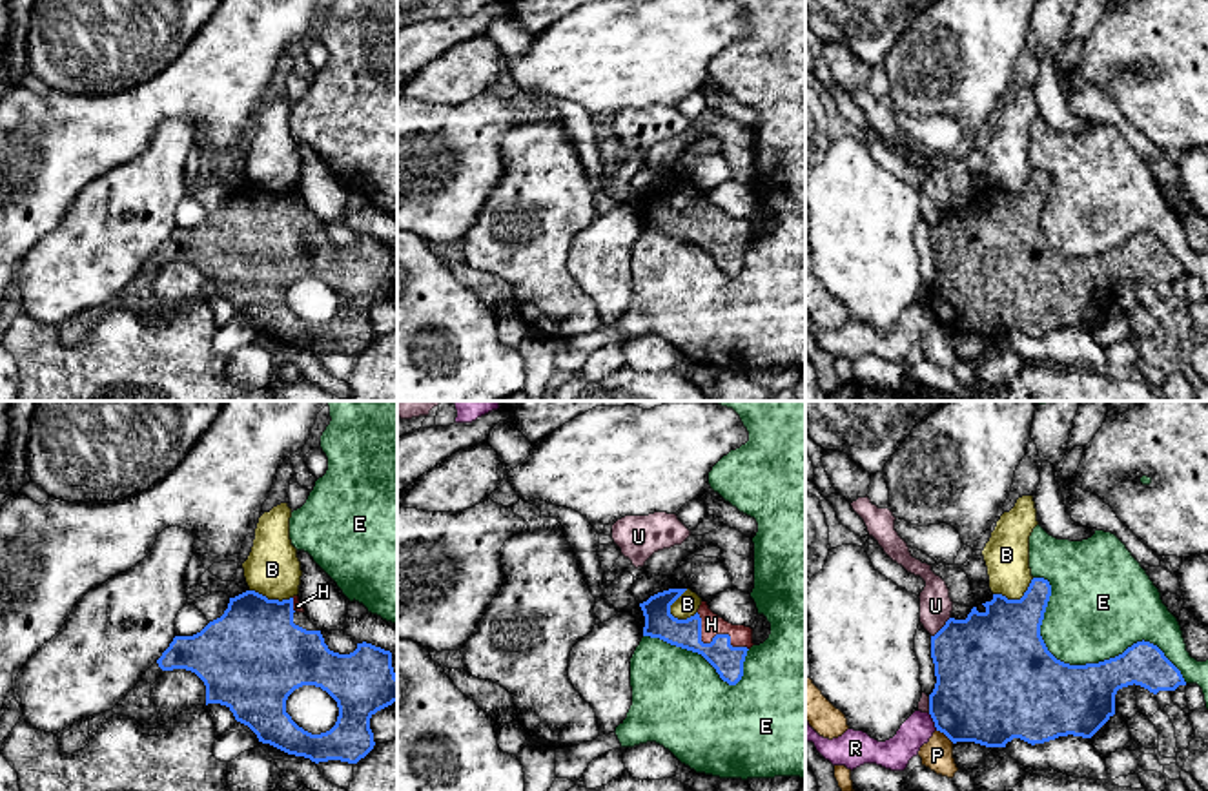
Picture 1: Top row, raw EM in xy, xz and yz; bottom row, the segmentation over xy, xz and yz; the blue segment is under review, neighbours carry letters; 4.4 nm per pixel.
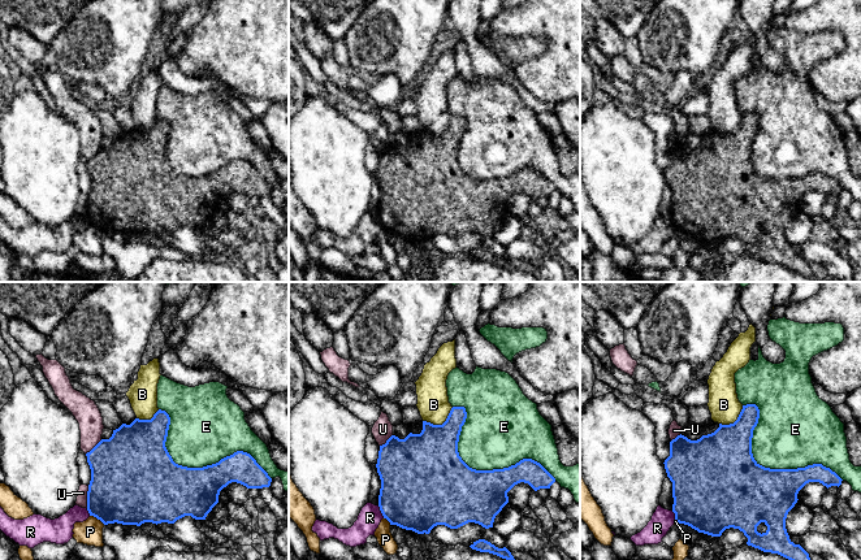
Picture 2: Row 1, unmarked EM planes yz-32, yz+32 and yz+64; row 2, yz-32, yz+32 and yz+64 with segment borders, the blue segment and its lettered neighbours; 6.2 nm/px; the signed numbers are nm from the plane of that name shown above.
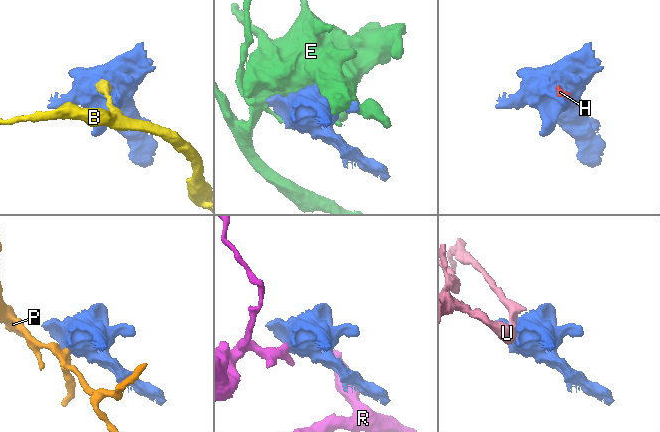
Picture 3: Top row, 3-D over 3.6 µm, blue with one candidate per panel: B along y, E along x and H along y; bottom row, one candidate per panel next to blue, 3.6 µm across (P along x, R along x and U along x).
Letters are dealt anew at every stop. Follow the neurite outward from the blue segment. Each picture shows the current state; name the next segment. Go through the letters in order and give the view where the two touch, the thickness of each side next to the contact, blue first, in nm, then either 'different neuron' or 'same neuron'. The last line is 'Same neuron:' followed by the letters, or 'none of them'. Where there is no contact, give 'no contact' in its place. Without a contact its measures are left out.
B: contact in xz; calibres 130 and 100 nm; different neuron
E: contact in yz; calibres 400 and 420 nm; different neuron
H: contact in xz; calibres 140 and 100 nm; same neuron
P: contact in yz; calibres 440 and 140 nm; different neuron
R: contact in yz; calibres 420 and 140 nm; different neuron
U: contact in yz; calibres 440 and 140 nm; different neuron
Same neuron: H

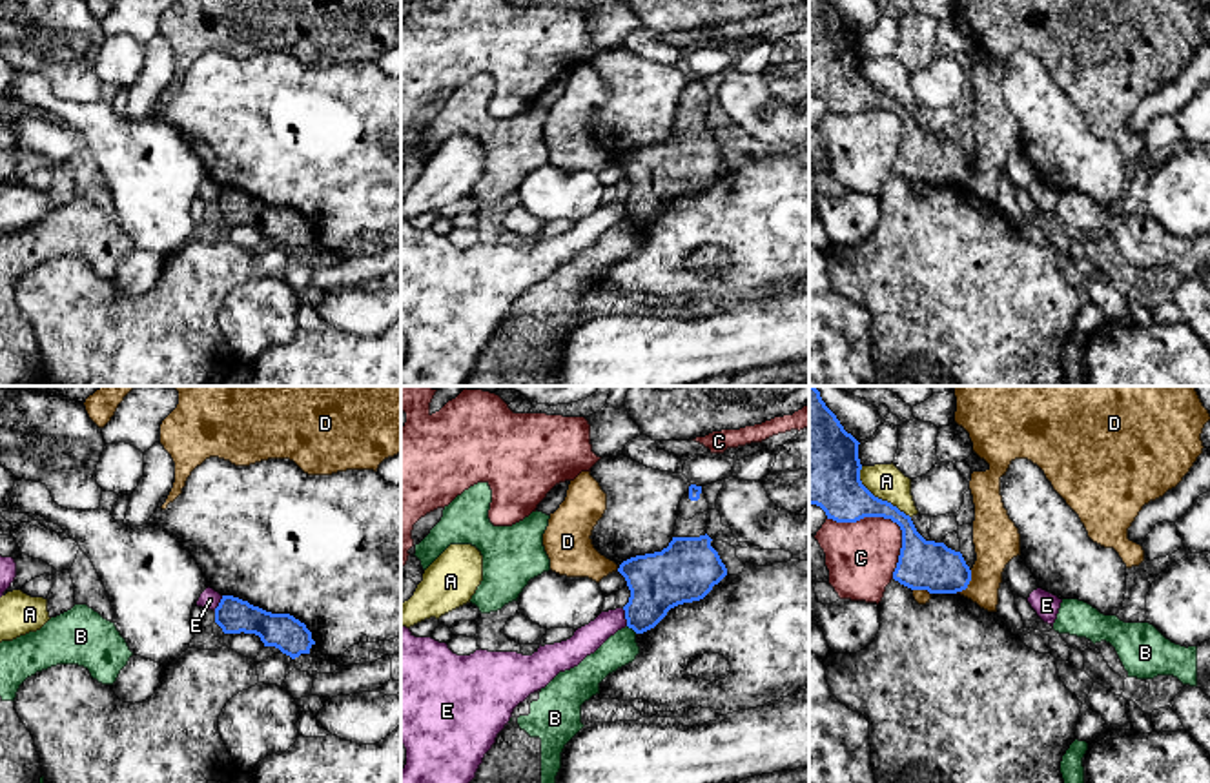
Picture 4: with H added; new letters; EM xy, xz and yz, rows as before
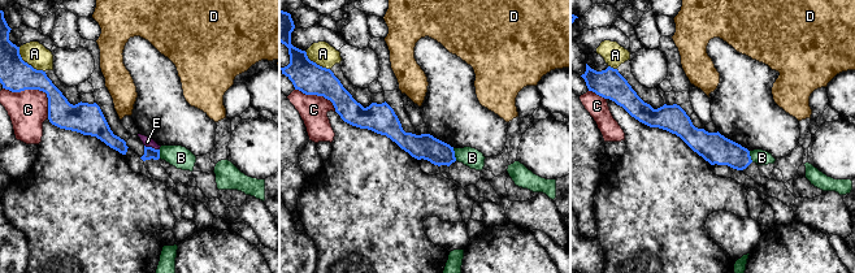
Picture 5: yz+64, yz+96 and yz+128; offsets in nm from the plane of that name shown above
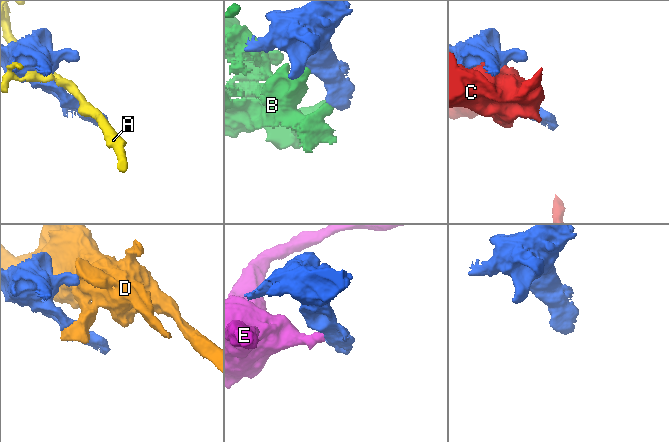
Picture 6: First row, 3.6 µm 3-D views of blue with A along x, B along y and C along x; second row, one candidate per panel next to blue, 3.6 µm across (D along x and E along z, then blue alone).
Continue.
A: contact in yz; calibres 280 and 160 nm; different neuron
B: contact in xz; calibres 260 and 140 nm; different neuron
C: contact in yz; calibres 220 and 300 nm; different neuron
D: contact in yz; calibres 220 and 200 nm; different neuron
E: contact in xz; calibres 260 and 120 nm; different neuron
Same neuron: none of them

